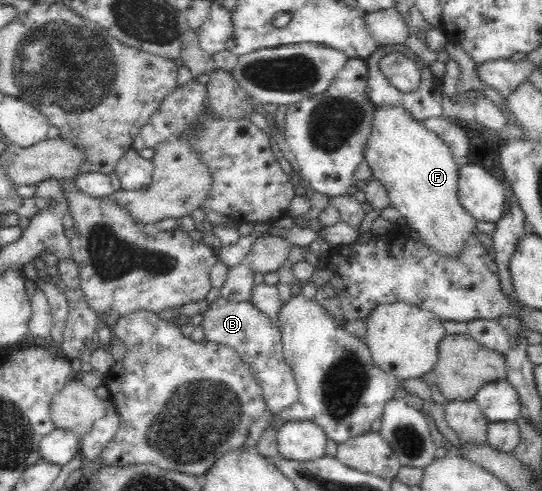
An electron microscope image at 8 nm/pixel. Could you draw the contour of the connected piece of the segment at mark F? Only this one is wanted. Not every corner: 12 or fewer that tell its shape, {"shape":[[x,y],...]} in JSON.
{"shape":[[376,107],[365,160],[419,241],[457,259],[477,220],[460,163],[402,107]]}

